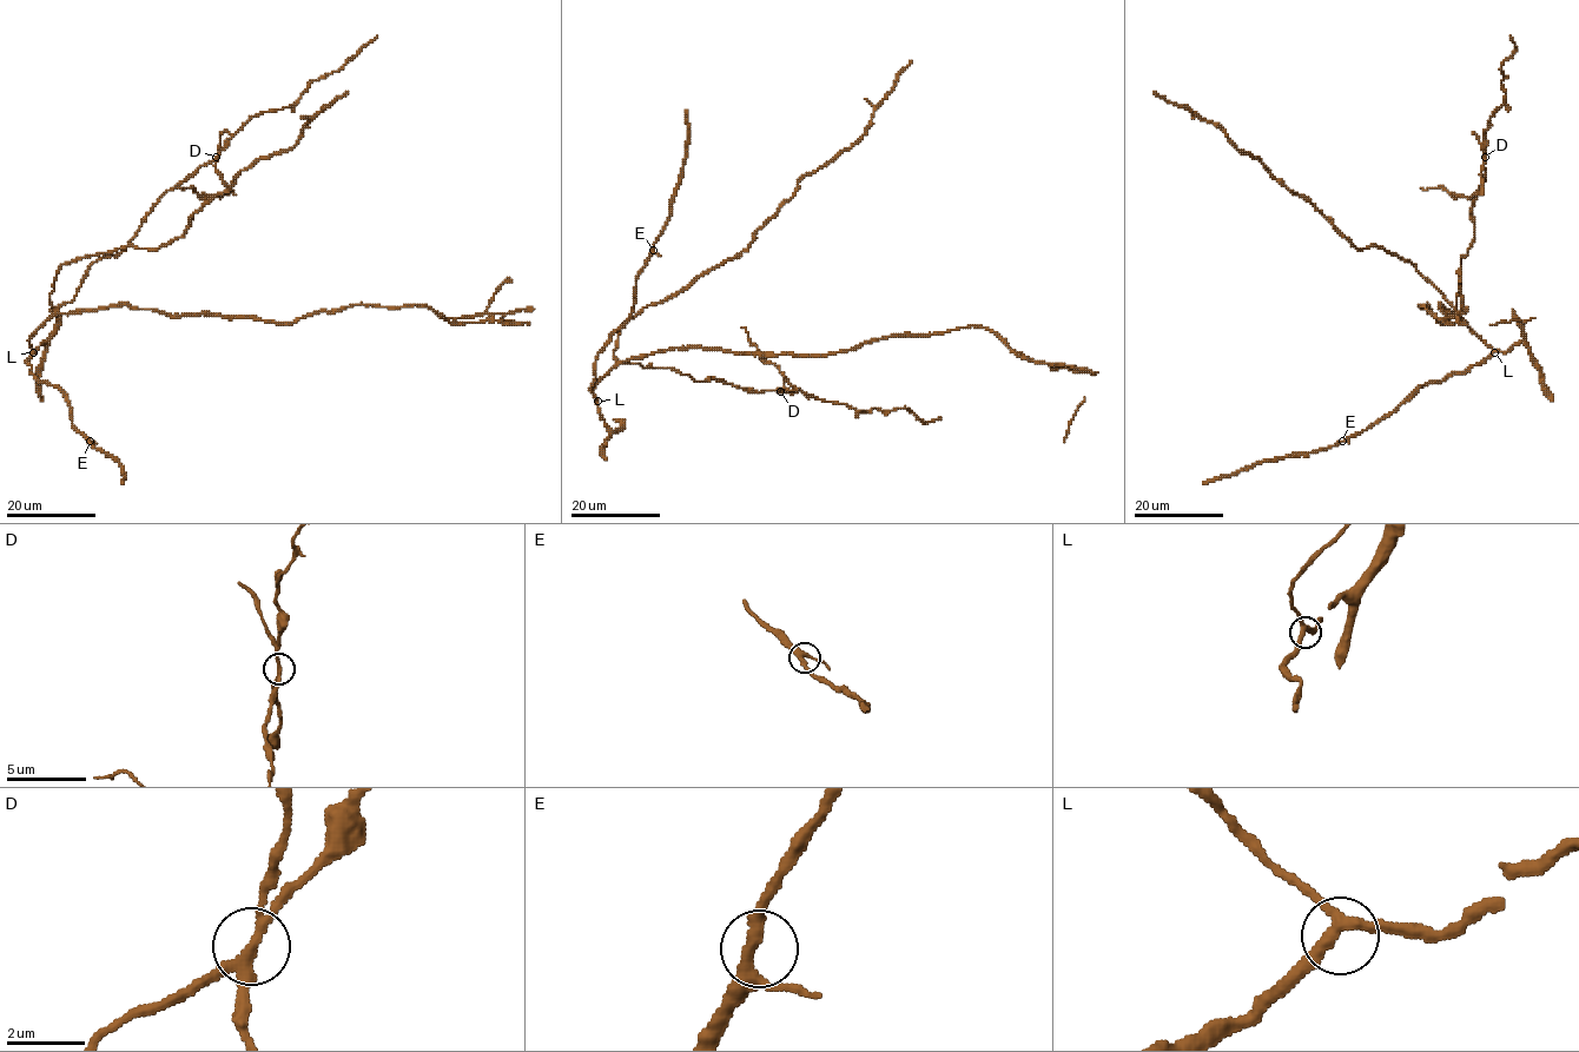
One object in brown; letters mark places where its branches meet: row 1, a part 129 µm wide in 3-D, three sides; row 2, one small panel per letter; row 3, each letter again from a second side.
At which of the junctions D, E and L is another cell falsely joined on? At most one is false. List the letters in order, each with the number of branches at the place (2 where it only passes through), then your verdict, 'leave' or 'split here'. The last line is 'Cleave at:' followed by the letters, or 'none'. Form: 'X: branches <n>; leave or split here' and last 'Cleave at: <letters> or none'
D: branches 3; split here
E: branches 3; leave
L: branches 3; leave
Cleave at: D

